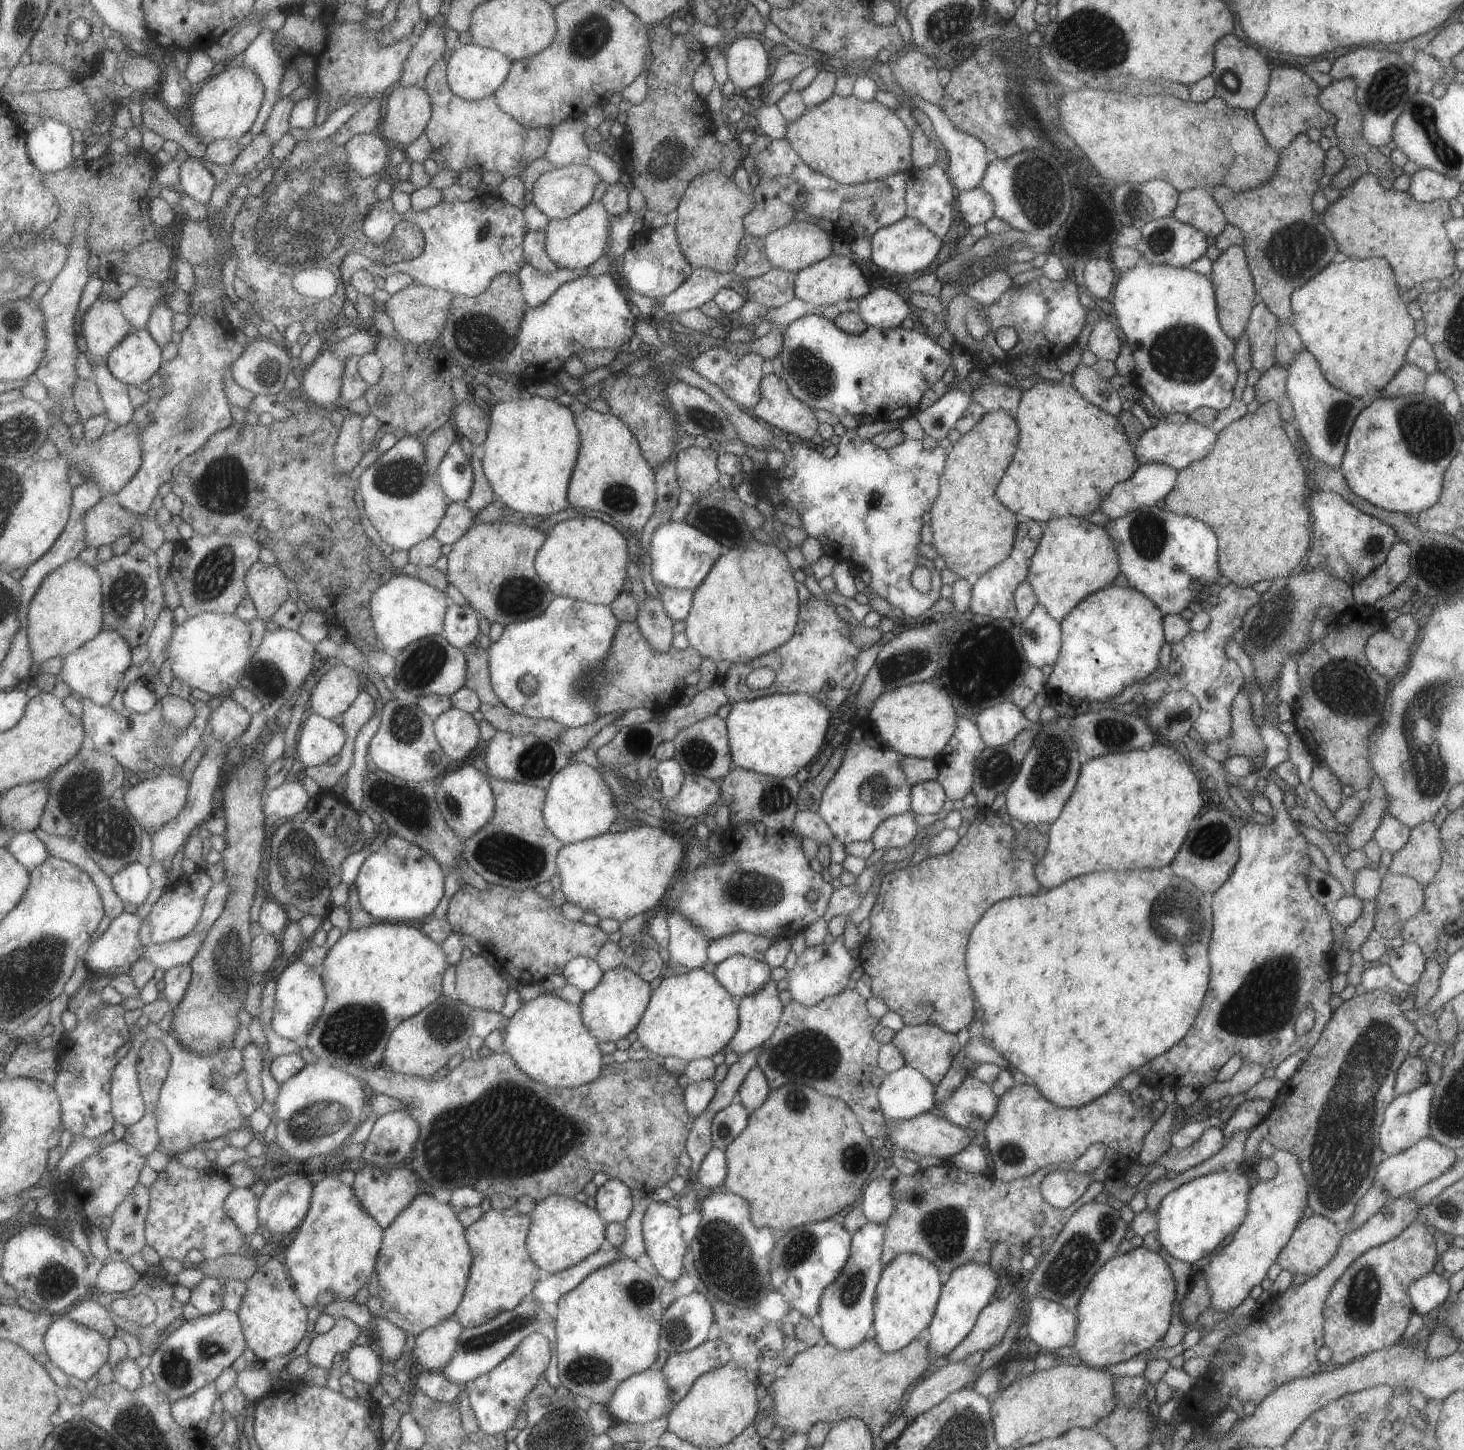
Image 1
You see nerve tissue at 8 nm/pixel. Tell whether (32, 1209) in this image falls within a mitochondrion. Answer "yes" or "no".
no

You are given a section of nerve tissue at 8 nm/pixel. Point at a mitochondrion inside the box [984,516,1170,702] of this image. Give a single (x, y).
(1034, 637)

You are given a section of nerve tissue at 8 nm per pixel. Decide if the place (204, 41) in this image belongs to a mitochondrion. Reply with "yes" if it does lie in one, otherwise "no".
no

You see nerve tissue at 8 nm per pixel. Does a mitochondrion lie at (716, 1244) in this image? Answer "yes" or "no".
yes

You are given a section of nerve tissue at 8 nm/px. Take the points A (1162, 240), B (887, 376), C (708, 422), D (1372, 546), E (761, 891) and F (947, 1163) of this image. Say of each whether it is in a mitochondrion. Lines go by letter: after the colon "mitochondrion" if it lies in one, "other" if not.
A: mitochondrion
B: other
C: mitochondrion
D: mitochondrion
E: mitochondrion
F: other

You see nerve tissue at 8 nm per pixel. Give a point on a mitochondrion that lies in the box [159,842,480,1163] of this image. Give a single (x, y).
(353, 1032)

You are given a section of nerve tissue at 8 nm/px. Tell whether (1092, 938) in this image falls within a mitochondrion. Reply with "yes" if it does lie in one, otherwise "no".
no

